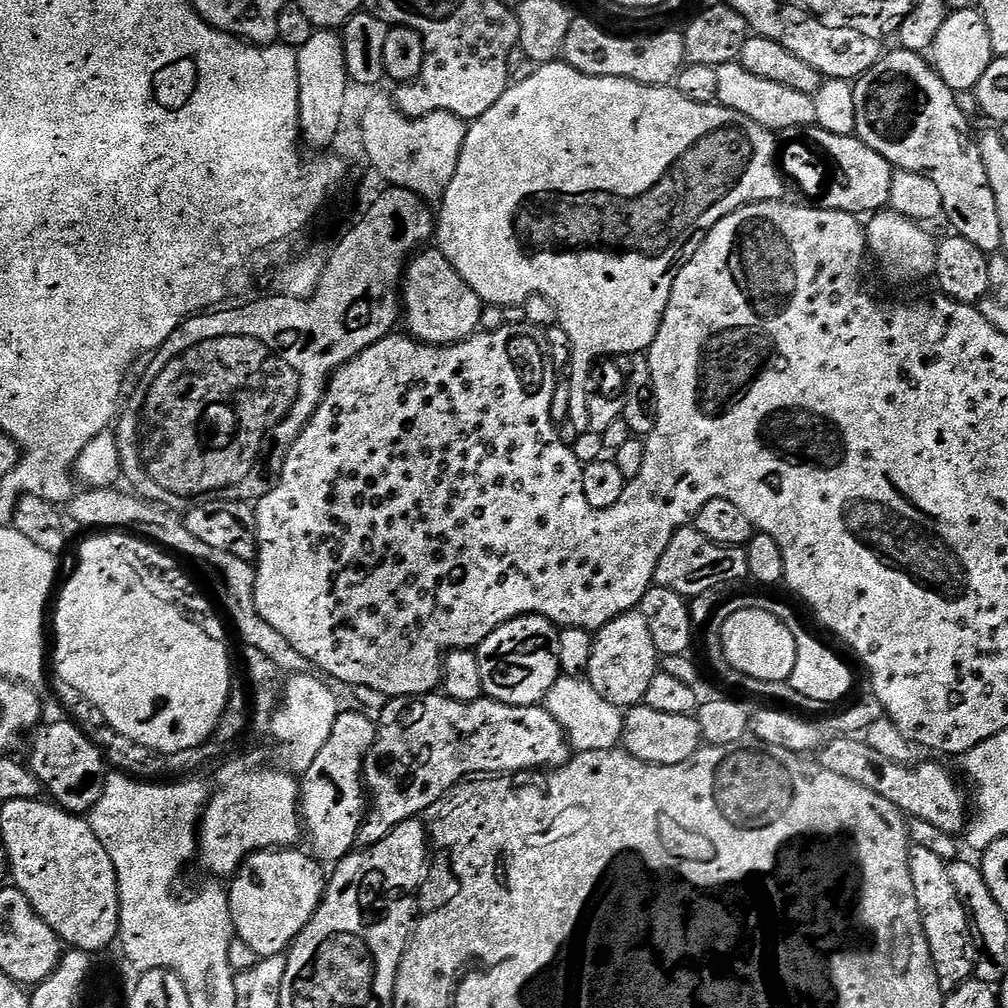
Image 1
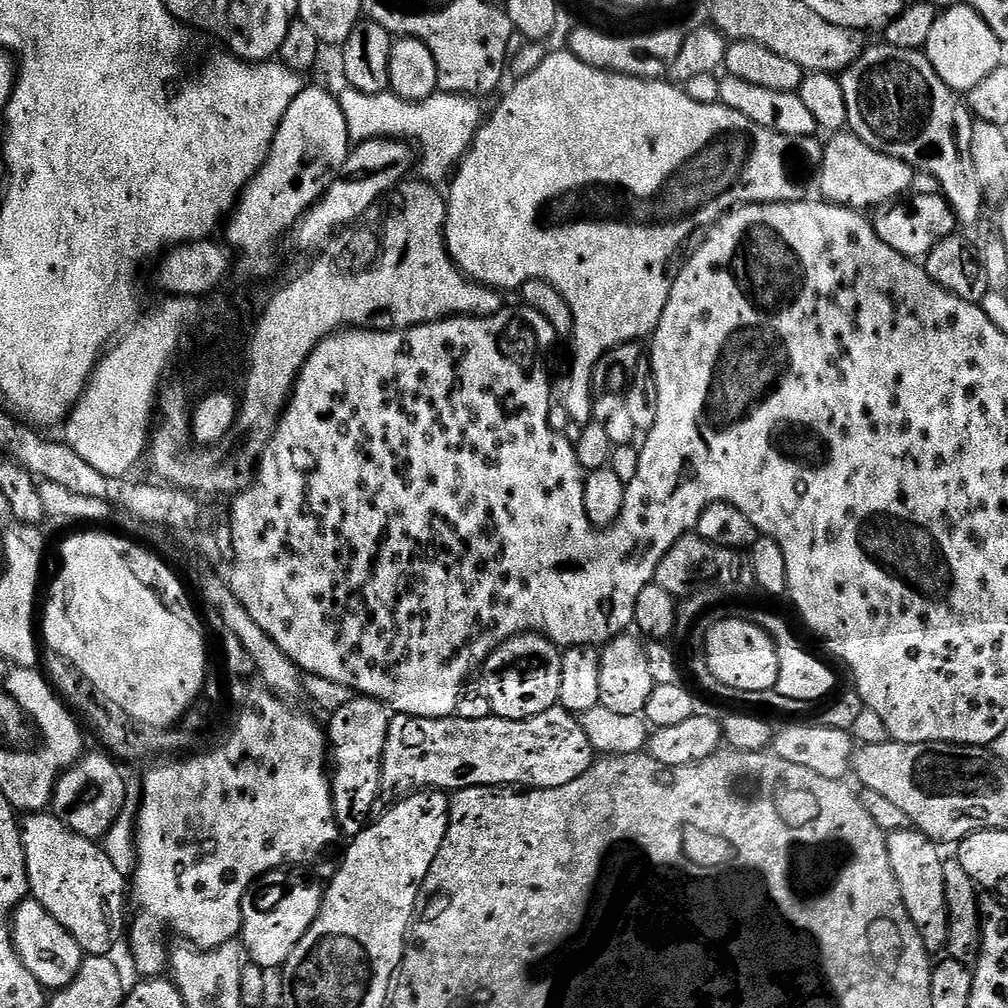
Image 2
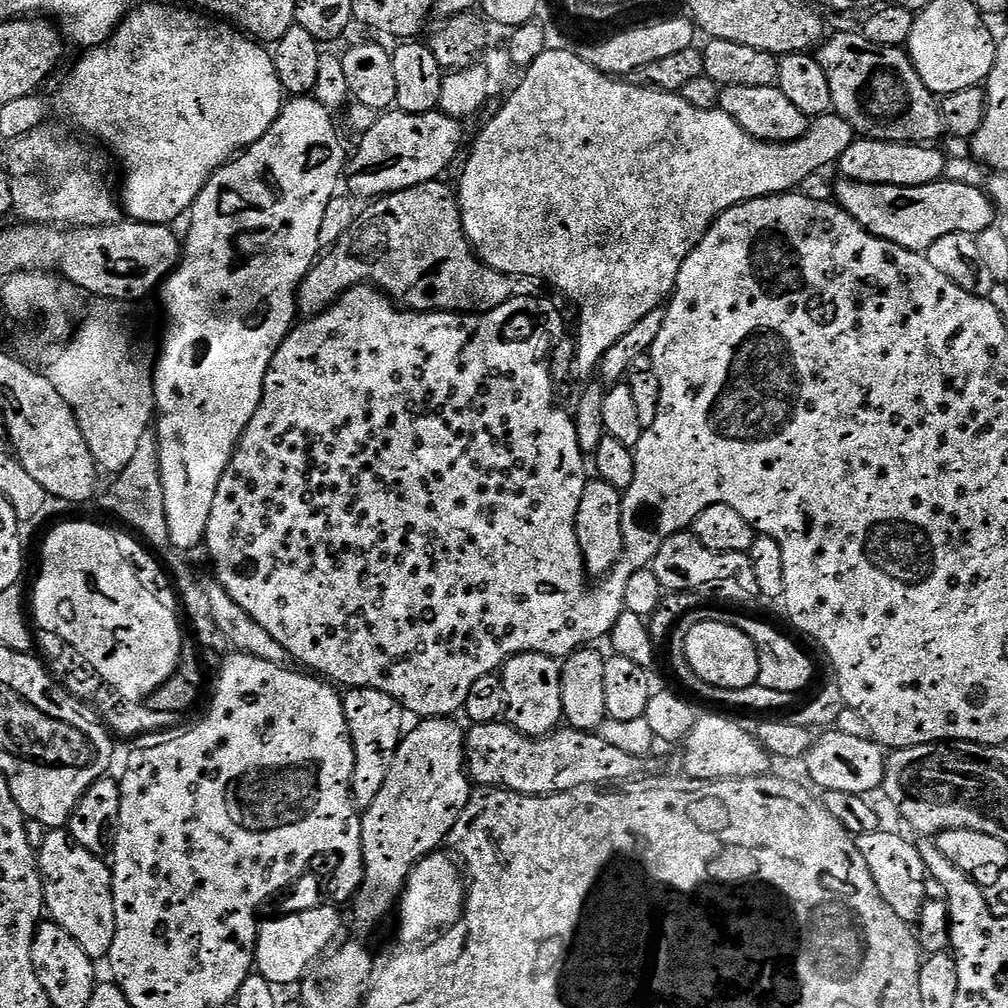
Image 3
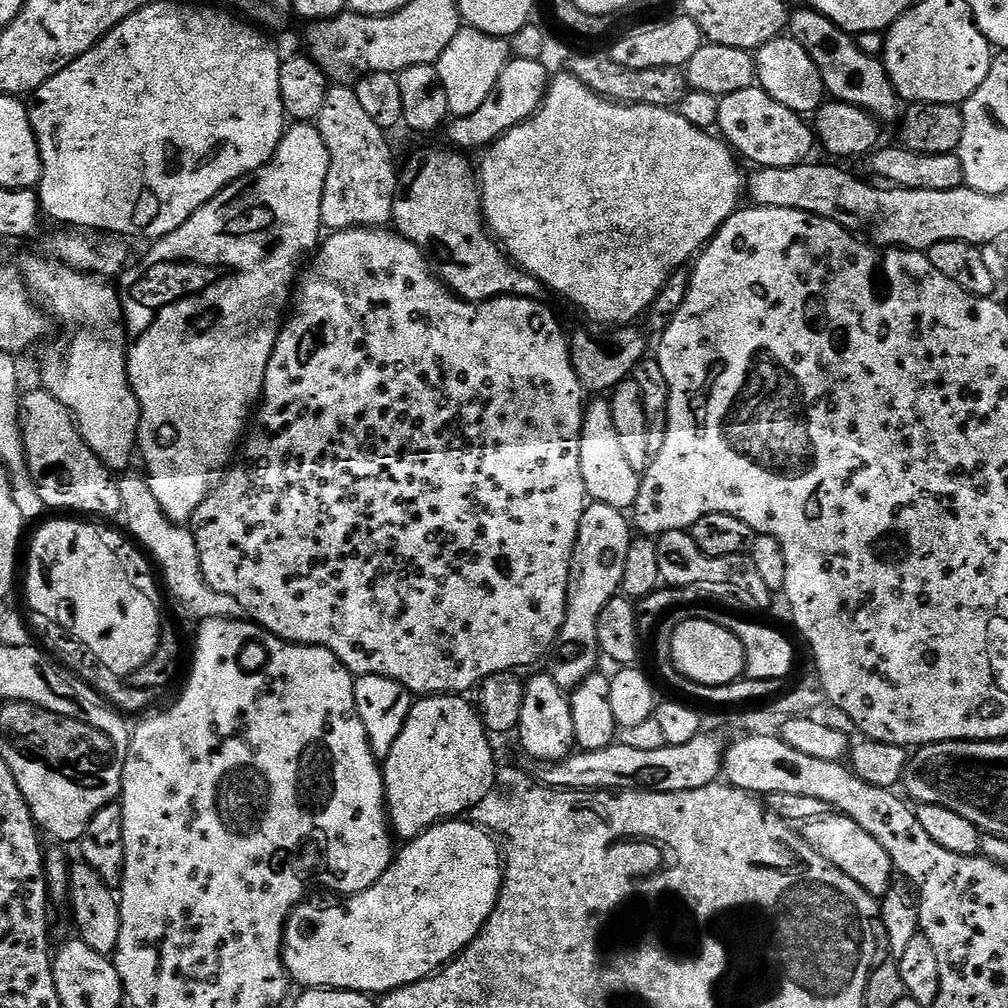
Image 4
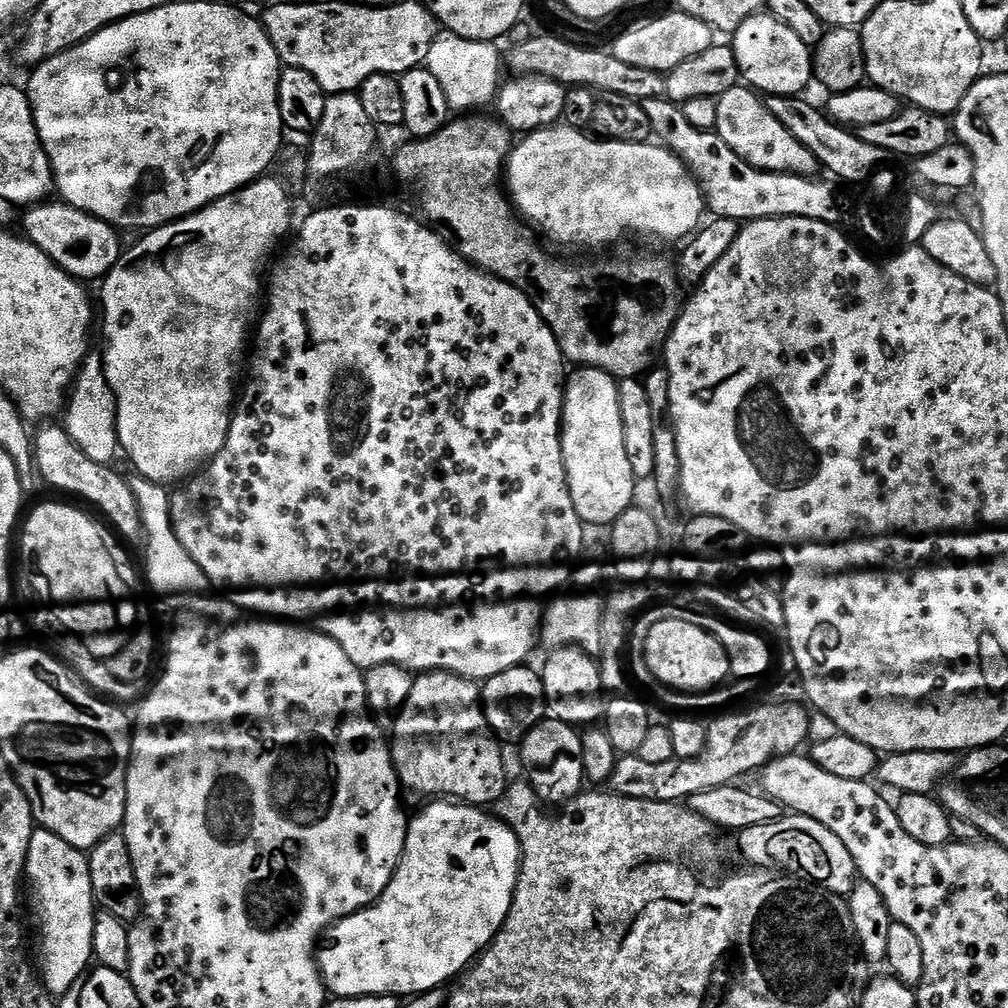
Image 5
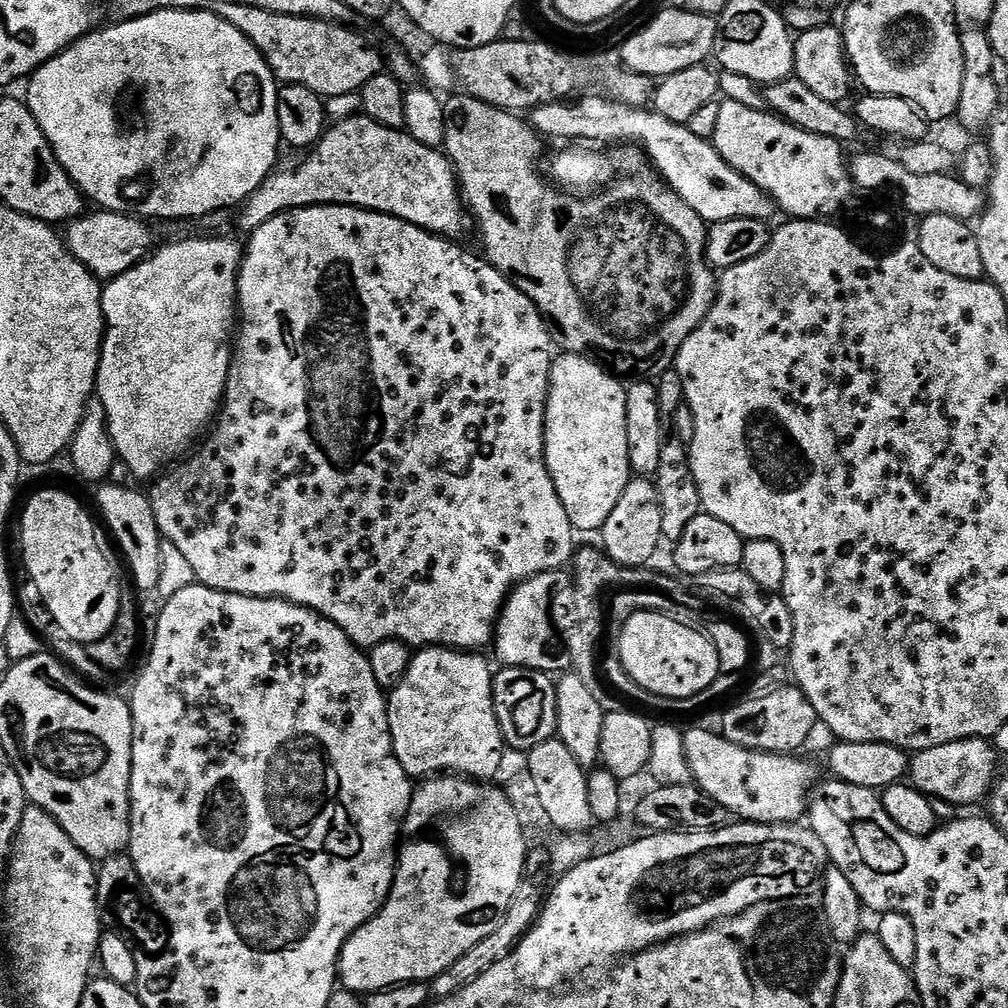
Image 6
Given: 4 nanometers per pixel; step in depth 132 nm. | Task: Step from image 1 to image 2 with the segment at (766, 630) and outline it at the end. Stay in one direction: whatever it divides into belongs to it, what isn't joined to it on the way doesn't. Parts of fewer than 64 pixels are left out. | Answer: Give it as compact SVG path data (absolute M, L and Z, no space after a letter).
M751 619L720 620L712 629L707 629L703 648L706 662L714 670L714 678L735 692L769 692L778 682L778 650L764 629L752 623Z

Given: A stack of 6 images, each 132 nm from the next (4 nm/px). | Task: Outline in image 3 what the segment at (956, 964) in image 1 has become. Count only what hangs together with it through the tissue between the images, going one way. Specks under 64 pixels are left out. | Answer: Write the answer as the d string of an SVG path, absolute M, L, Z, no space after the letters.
M879 830L874 833L863 833L855 837L856 851L860 852L865 866L870 872L870 878L878 890L878 894L898 914L898 918L909 922L920 919L920 907L924 904L924 880L926 881L926 869L921 849L915 848L904 837L896 832Z

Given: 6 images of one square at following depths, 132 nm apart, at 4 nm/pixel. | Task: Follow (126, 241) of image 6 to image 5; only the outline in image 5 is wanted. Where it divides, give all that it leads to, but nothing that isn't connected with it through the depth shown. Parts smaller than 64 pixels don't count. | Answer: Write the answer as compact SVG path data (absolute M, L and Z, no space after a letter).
M41 202L25 211L28 213L24 216L23 235L37 244L62 271L69 272L81 282L99 281L107 276L122 255L121 233L106 221L91 216L89 212L63 202L52 203Z

